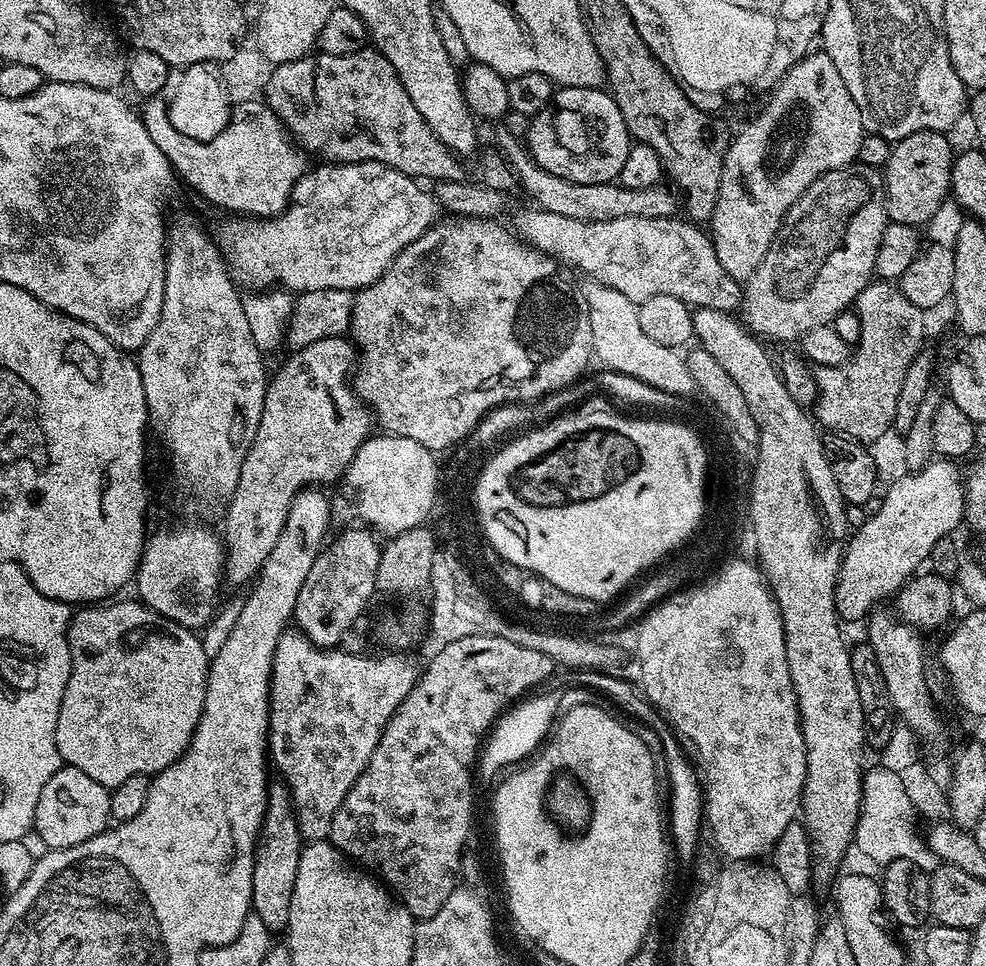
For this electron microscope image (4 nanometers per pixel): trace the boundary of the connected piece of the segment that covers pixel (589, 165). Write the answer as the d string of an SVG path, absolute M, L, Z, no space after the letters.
M557 87L552 93L552 101L537 116L531 117L526 137L527 150L542 170L583 184L615 181L626 166L628 150L633 143L622 110L618 110L611 92L603 87Z

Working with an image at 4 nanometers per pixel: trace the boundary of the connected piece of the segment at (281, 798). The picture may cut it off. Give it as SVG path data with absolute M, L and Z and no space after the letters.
M272 782L268 786L268 804L264 807L264 821L260 824L260 837L256 839L256 861L252 871L252 906L251 911L269 930L269 933L283 933L288 927L290 918L290 898L294 898L294 878L298 878L298 858L302 841L296 812L292 808L292 798L288 794L288 786L283 782Z

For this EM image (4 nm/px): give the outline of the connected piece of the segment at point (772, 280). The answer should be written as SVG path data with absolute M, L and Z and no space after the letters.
M853 162L847 168L830 170L808 187L790 206L762 266L742 288L742 323L753 336L768 340L799 341L810 330L831 324L842 310L852 308L858 294L874 280L878 246L884 225L889 223L884 178L877 169Z

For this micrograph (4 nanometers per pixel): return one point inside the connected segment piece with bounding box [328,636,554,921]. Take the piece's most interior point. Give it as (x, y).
(407, 817)

